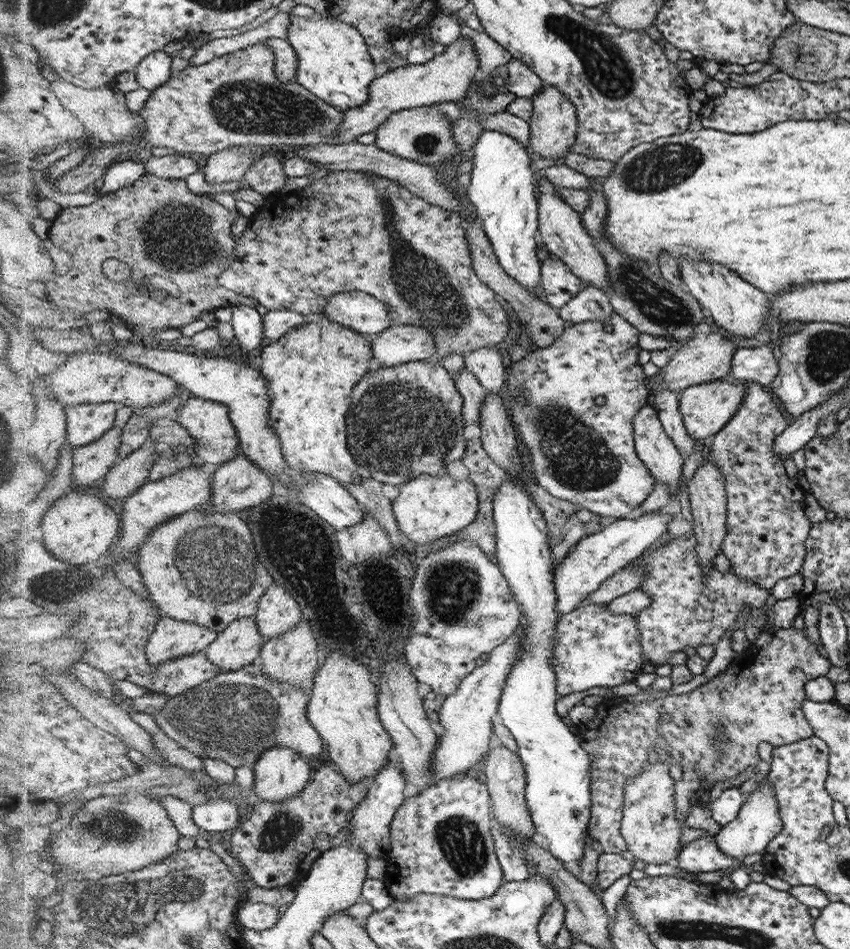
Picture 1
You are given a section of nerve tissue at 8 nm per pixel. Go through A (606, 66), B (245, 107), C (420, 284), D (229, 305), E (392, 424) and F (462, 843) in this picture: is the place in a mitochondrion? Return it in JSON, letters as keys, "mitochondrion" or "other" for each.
{"A":"mitochondrion","B":"mitochondrion","C":"mitochondrion","D":"other","E":"mitochondrion","F":"mitochondrion"}

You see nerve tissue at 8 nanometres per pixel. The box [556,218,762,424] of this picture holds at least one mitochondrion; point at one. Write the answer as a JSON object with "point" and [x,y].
{"point":[663,307]}

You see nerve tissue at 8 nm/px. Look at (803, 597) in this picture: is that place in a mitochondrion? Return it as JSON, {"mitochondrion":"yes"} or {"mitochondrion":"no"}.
{"mitochondrion":"no"}

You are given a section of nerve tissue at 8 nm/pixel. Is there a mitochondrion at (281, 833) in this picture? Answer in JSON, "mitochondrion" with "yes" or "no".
{"mitochondrion":"yes"}

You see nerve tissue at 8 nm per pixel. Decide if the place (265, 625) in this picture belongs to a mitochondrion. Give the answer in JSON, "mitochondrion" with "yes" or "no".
{"mitochondrion":"no"}

